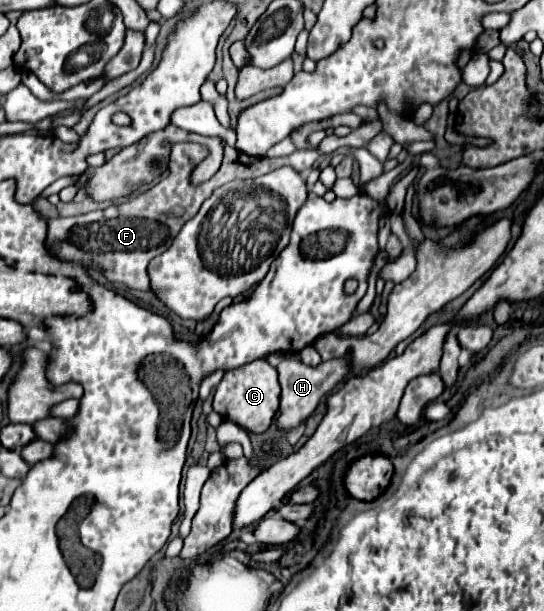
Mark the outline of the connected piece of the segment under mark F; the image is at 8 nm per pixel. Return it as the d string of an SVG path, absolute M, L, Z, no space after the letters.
M380 119L374 121L364 121L360 129L352 131L346 137L336 137L336 135L326 135L322 139L322 143L316 149L300 149L294 151L288 157L276 157L276 159L268 159L268 157L260 157L260 161L256 157L248 157L242 155L238 149L226 145L224 151L224 161L218 169L218 173L198 185L192 187L188 177L194 165L198 165L204 155L206 149L198 143L176 143L172 147L170 153L170 175L166 179L162 179L158 185L154 185L152 189L148 189L146 193L126 201L126 203L118 203L118 205L110 205L106 209L100 211L92 211L86 215L78 215L78 217L58 217L58 219L44 219L48 225L48 233L46 233L46 251L60 259L60 261L68 261L68 263L76 263L82 265L86 269L98 269L110 283L116 285L124 285L126 289L138 289L138 291L148 291L150 289L150 281L148 281L148 273L146 267L150 263L150 259L154 259L156 255L160 255L162 251L166 251L172 243L172 239L178 235L178 231L182 229L182 225L192 219L200 205L214 193L214 189L218 189L224 183L230 183L234 179L254 179L260 177L264 173L270 173L278 167L290 165L292 169L296 169L298 173L310 169L314 165L314 161L326 153L334 153L340 147L362 147L364 143L368 143L374 135L378 135L382 131L382 123Z

